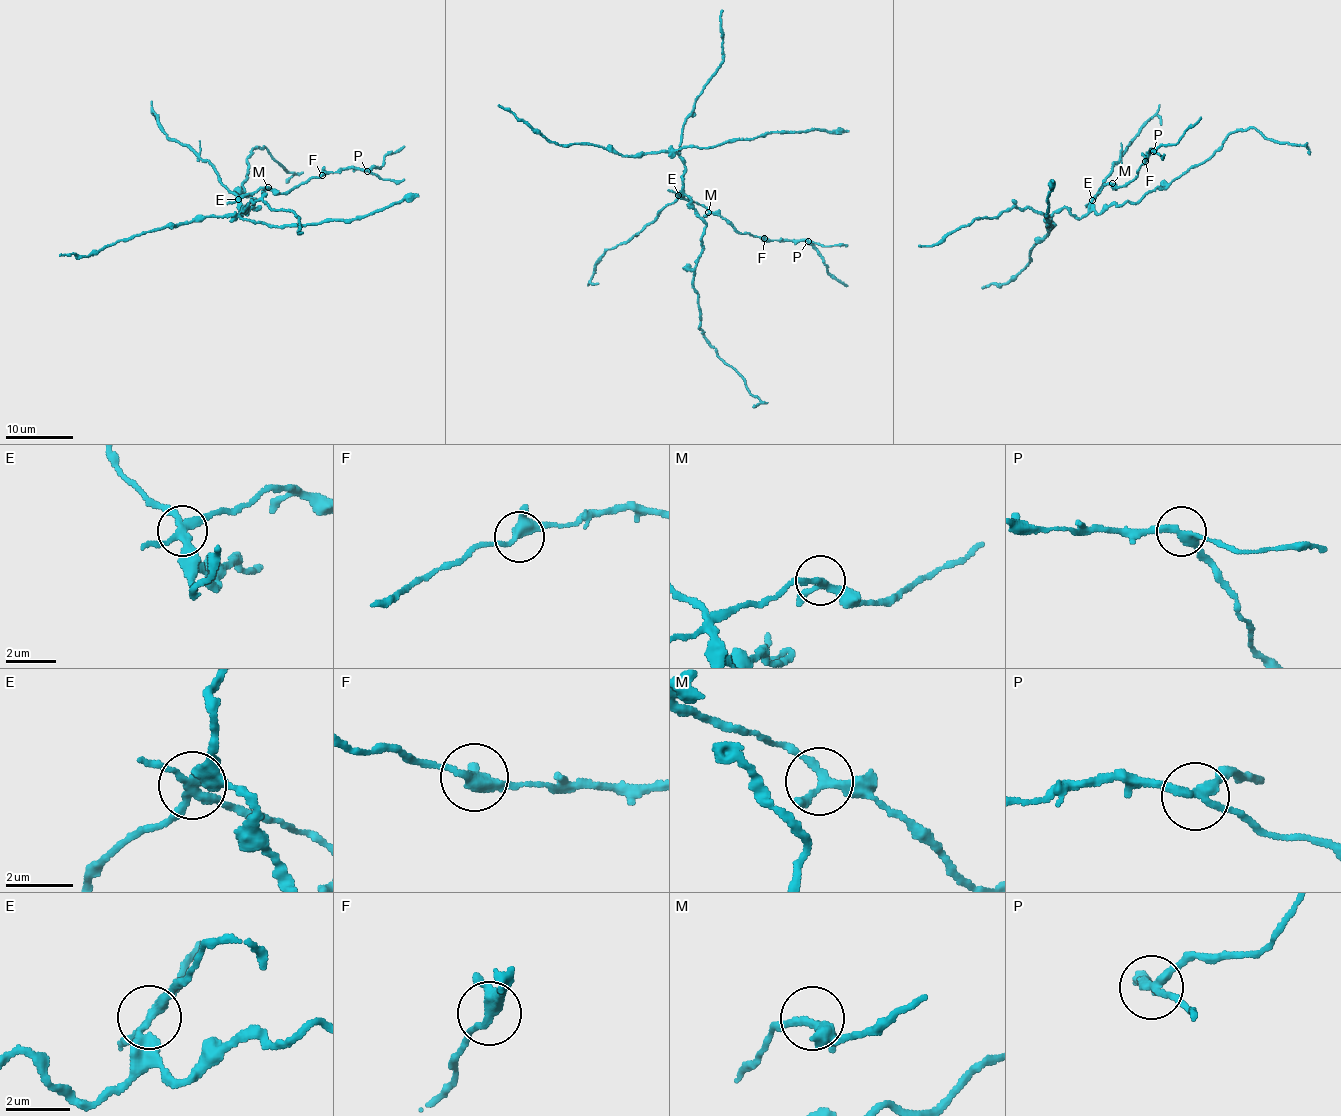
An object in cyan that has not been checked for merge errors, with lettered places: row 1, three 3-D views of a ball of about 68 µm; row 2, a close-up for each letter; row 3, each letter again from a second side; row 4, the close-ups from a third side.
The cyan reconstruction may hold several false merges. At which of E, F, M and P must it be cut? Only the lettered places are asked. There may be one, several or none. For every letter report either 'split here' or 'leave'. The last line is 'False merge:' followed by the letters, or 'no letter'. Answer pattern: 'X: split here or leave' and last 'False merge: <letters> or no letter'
E: split here
F: leave
M: leave
P: split here
False merge: E, P

